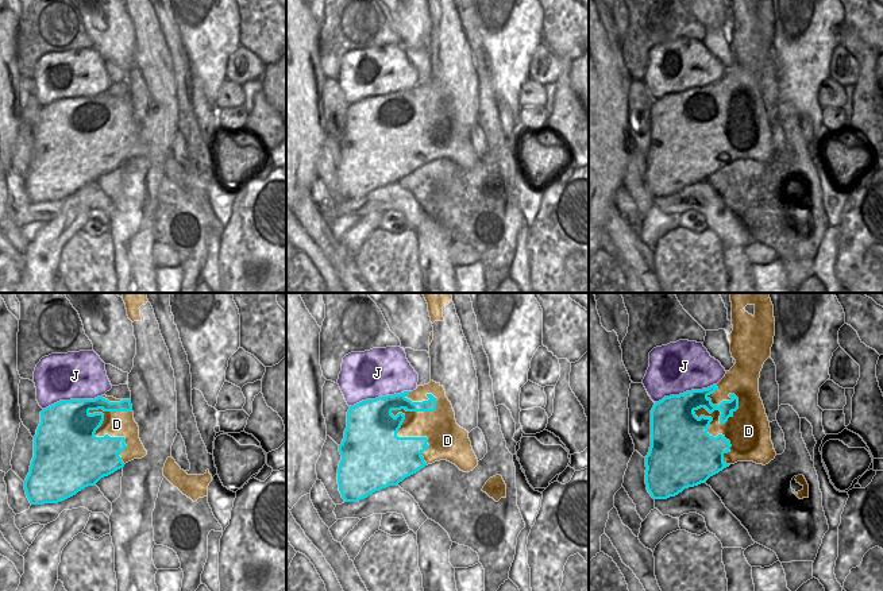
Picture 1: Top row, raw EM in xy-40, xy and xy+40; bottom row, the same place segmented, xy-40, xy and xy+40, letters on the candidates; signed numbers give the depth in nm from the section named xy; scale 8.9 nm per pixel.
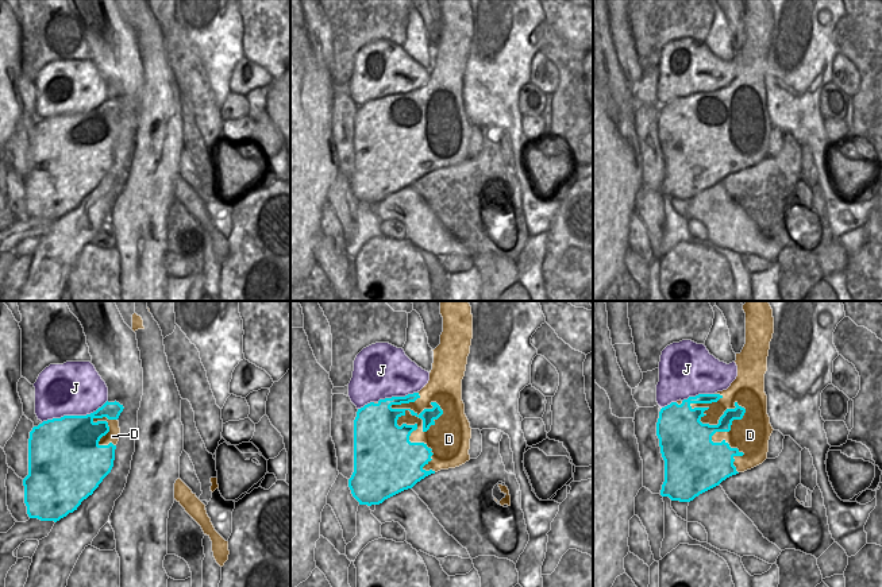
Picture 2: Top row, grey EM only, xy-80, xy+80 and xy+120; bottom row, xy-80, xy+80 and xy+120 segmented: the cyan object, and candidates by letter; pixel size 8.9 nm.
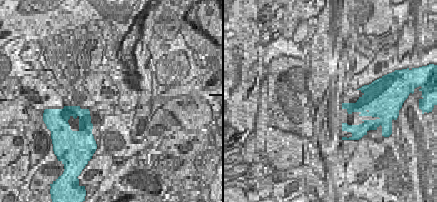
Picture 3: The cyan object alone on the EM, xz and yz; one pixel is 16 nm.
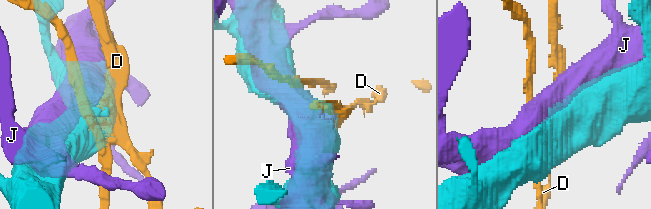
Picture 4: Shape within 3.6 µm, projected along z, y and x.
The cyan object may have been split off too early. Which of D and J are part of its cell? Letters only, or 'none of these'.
none of these

